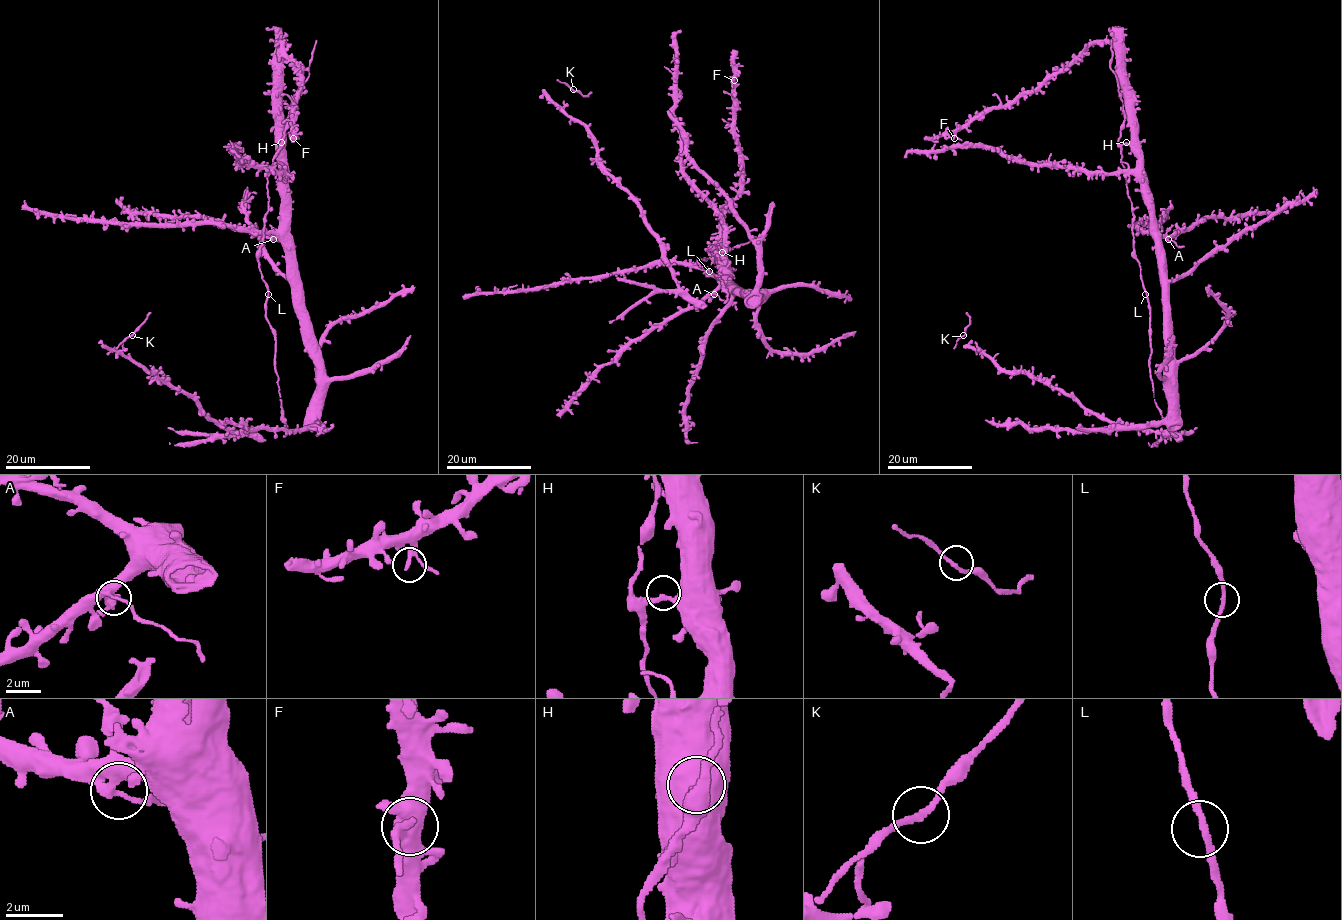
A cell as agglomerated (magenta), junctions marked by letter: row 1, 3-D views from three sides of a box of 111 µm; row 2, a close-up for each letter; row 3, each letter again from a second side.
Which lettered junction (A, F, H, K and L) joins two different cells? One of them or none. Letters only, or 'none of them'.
A

